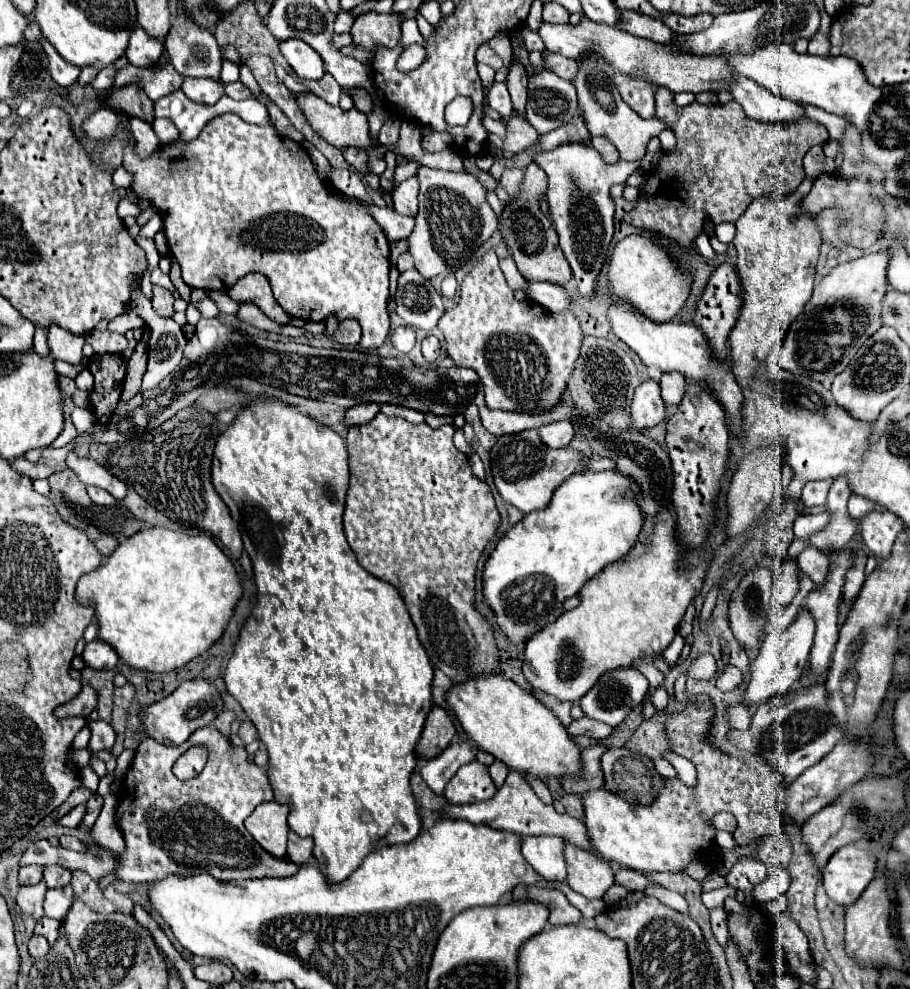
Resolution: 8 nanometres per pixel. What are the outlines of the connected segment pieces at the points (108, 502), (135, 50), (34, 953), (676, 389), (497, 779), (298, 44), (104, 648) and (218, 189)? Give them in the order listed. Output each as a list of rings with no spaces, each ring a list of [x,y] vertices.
[[[88,486],[88,496],[92,498],[94,504],[100,504],[100,506],[112,506],[116,502],[116,498],[110,492],[96,486]]]
[[[136,28],[130,36],[130,46],[126,50],[126,56],[132,66],[152,68],[158,64],[162,52],[164,52],[164,44],[160,40],[148,36],[142,28]]]
[[[32,934],[30,942],[28,942],[28,950],[30,950],[30,956],[32,956],[34,960],[46,956],[46,950],[48,950],[46,938],[44,938],[44,936],[38,936],[38,934]]]
[[[662,372],[660,376],[660,390],[662,390],[662,400],[668,406],[678,406],[684,390],[686,390],[686,380],[680,372]]]
[[[492,762],[490,766],[488,766],[488,770],[490,770],[490,776],[492,776],[492,780],[494,780],[494,784],[496,786],[502,786],[504,784],[504,778],[508,776],[508,768],[502,764],[502,762]]]
[[[292,38],[280,42],[280,50],[282,56],[288,60],[288,64],[292,66],[292,70],[296,72],[296,76],[300,76],[302,80],[318,80],[324,76],[322,58],[306,42]]]
[[[96,638],[86,644],[86,650],[82,654],[84,662],[92,668],[114,668],[118,664],[118,654],[114,648],[110,648],[108,642]]]
[[[222,114],[222,116],[216,116],[214,120],[210,120],[194,142],[180,142],[180,140],[177,140],[172,142],[172,144],[164,144],[163,149],[159,148],[146,160],[140,160],[138,156],[134,156],[135,144],[132,139],[126,145],[124,164],[122,166],[128,172],[132,172],[134,190],[142,196],[142,200],[148,200],[162,214],[164,230],[166,230],[166,236],[168,236],[168,246],[170,246],[170,254],[178,260],[178,264],[182,268],[182,280],[190,288],[228,290],[242,276],[250,274],[250,272],[260,272],[260,274],[264,274],[270,280],[270,286],[272,286],[276,302],[290,316],[296,316],[296,318],[302,318],[302,320],[308,320],[308,322],[324,322],[328,316],[336,316],[340,322],[352,318],[362,328],[362,344],[366,344],[366,348],[382,346],[382,342],[388,338],[388,330],[390,330],[390,318],[388,318],[388,310],[386,310],[388,272],[390,272],[388,238],[380,230],[378,222],[368,214],[368,210],[364,208],[362,202],[348,202],[348,200],[342,200],[340,194],[334,194],[334,196],[330,194],[330,190],[326,188],[326,182],[318,176],[318,172],[316,172],[316,168],[314,168],[314,164],[310,160],[310,154],[298,142],[280,136],[280,132],[274,128],[274,124],[270,120],[258,126],[258,124],[244,122],[236,114]]]

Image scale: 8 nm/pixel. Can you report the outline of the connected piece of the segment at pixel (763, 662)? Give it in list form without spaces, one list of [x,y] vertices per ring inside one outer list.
[[[806,610],[798,612],[794,622],[786,630],[770,630],[768,632],[768,636],[760,644],[758,656],[750,664],[752,678],[746,688],[746,702],[752,708],[762,704],[764,700],[768,700],[774,694],[788,692],[792,688],[792,684],[798,682],[802,668],[806,666],[810,648],[812,648],[812,640],[814,640],[814,618]]]

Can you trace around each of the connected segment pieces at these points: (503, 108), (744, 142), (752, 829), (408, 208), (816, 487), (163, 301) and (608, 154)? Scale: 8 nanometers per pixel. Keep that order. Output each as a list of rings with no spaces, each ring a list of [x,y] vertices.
[[[494,82],[492,88],[488,90],[488,104],[500,114],[500,116],[508,116],[512,112],[512,100],[510,100],[510,92],[506,88],[504,82]]]
[[[666,88],[656,90],[656,118],[664,120],[678,140],[678,148],[660,162],[660,170],[668,170],[674,180],[668,182],[666,194],[650,196],[652,174],[640,188],[638,204],[626,216],[626,222],[668,240],[678,240],[684,248],[692,246],[692,238],[702,230],[704,218],[710,218],[714,224],[736,222],[756,198],[768,196],[776,200],[790,196],[806,176],[802,168],[806,150],[828,140],[828,130],[810,118],[780,124],[760,122],[748,118],[734,100],[712,106],[698,102],[676,106],[674,94],[666,92]]]
[[[698,694],[682,712],[666,720],[670,750],[686,756],[698,770],[694,788],[682,784],[678,778],[664,778],[664,788],[648,806],[632,804],[620,794],[602,788],[582,796],[584,824],[590,832],[590,840],[594,840],[594,848],[598,848],[604,860],[638,872],[684,872],[696,856],[712,860],[716,852],[716,832],[708,824],[710,818],[722,810],[734,814],[738,820],[738,828],[732,834],[738,846],[746,846],[756,838],[778,834],[786,828],[780,810],[782,776],[758,754],[738,757],[720,752],[710,742],[714,714],[712,698]]]
[[[412,176],[404,182],[400,182],[396,186],[396,190],[392,192],[392,202],[394,202],[394,210],[406,216],[416,216],[418,214],[418,178]]]
[[[816,480],[816,482],[810,482],[810,484],[806,484],[804,490],[802,490],[802,500],[804,500],[808,506],[826,504],[826,496],[828,496],[830,486],[832,486],[832,480]]]
[[[152,286],[152,290],[154,290],[154,304],[152,304],[152,308],[156,310],[156,314],[158,316],[162,316],[162,318],[172,318],[174,316],[174,296],[172,296],[172,292],[168,292],[168,290],[164,290],[164,288],[160,288],[160,286]]]
[[[592,138],[594,148],[598,150],[598,154],[608,160],[608,162],[618,162],[618,150],[614,148],[614,144],[608,138]]]

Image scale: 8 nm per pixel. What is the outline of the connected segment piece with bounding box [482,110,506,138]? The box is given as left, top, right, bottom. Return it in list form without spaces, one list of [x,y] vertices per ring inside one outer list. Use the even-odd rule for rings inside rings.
[[[483,110],[482,124],[490,133],[499,135],[501,138],[505,137],[506,127],[501,121],[495,121],[488,116]]]

